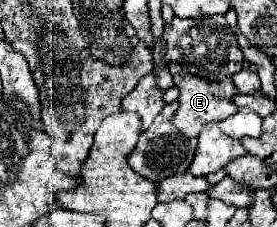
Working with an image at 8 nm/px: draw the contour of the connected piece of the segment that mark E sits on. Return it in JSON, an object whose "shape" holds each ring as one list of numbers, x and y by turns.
{"shape":[[179,73,179,75,175,75,175,87,179,89,179,99,177,99,179,109,175,111,171,123,185,137,197,137,199,131,203,129,203,125,207,125,211,121,223,121,237,111,237,107,233,107,233,101,231,101,231,97,237,93,231,79,205,81,205,79,195,79,189,73]]}

